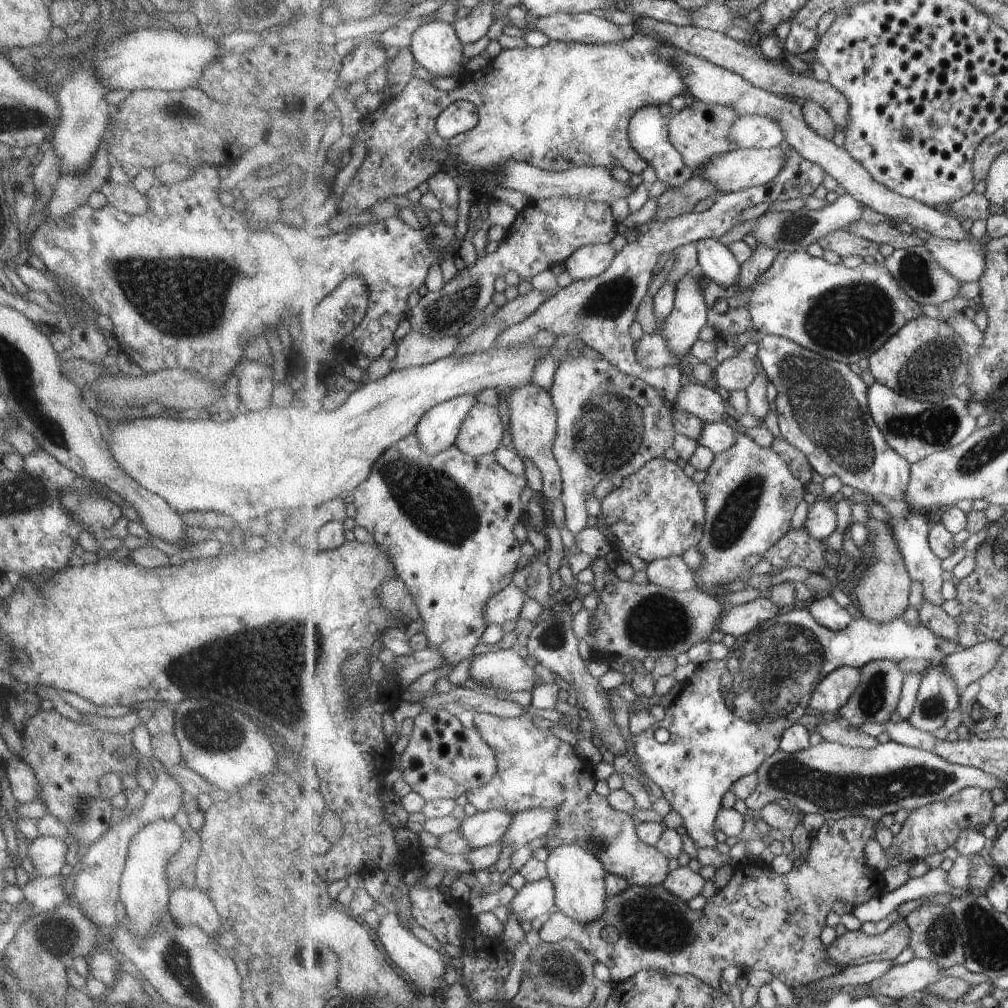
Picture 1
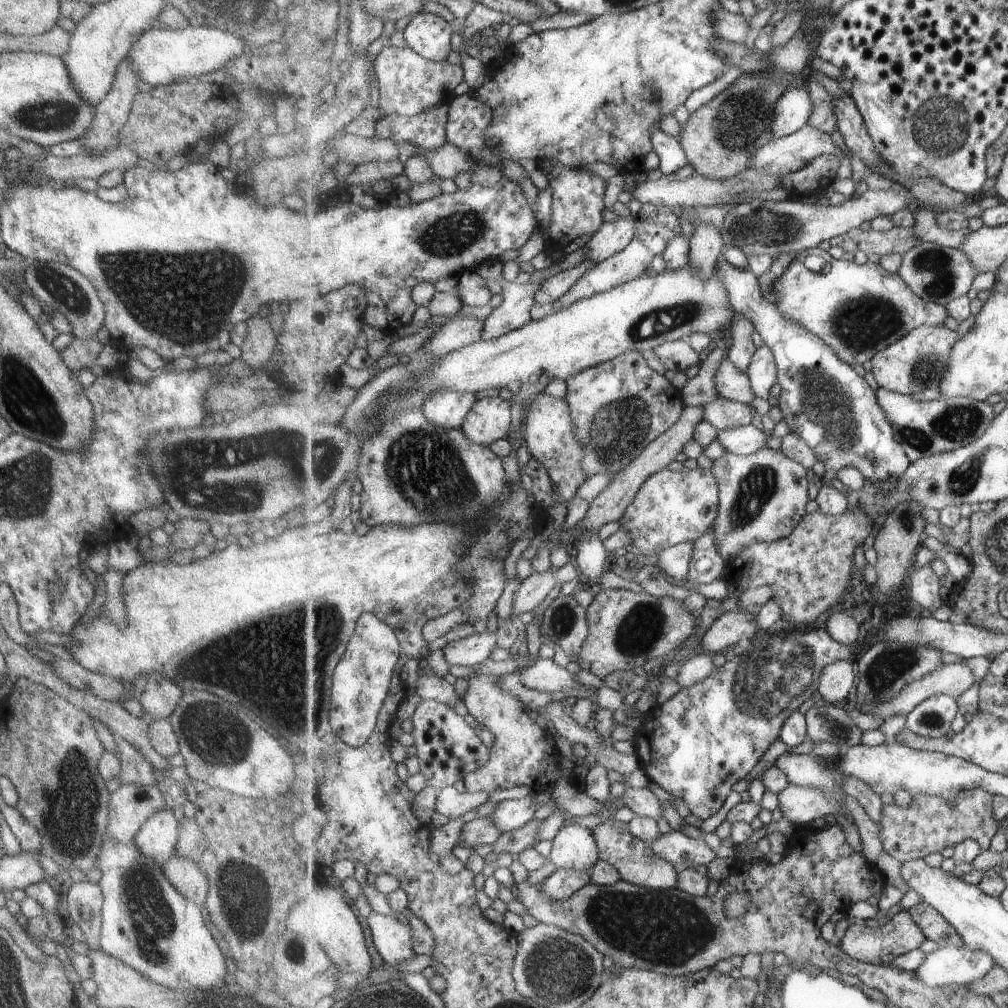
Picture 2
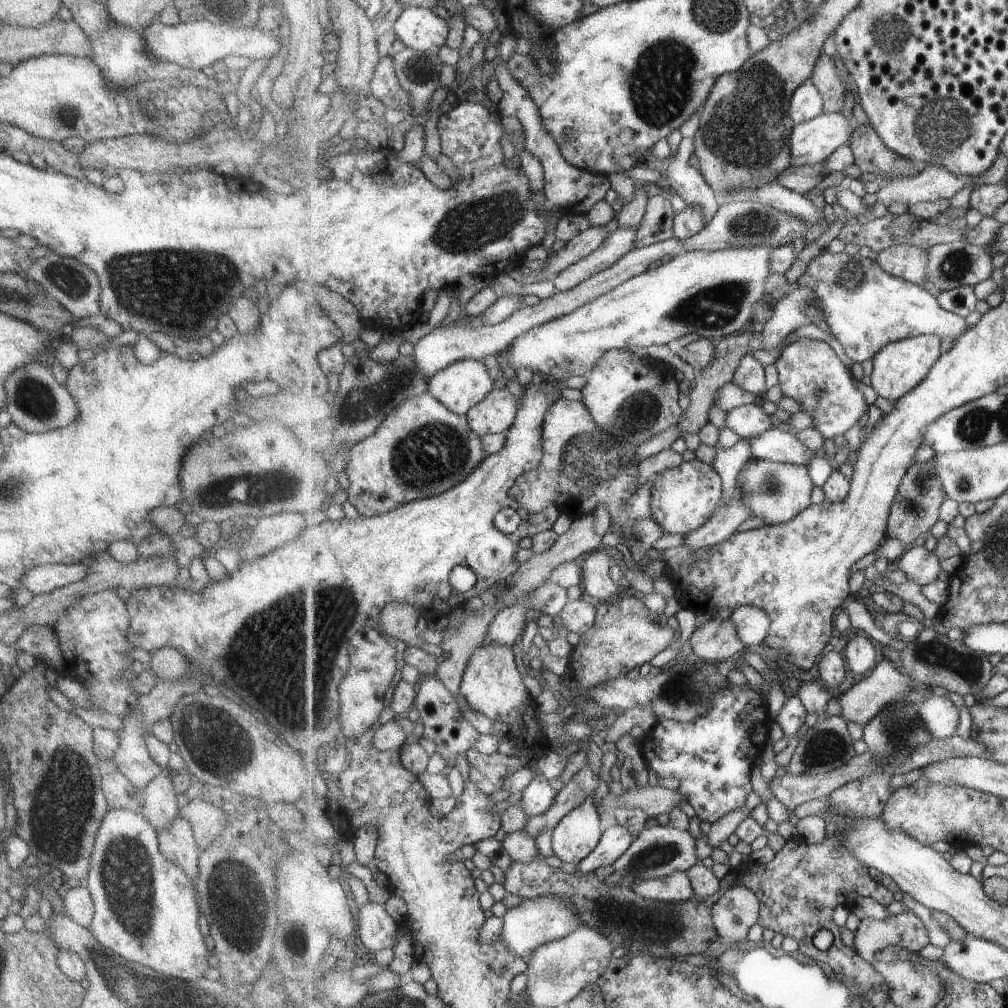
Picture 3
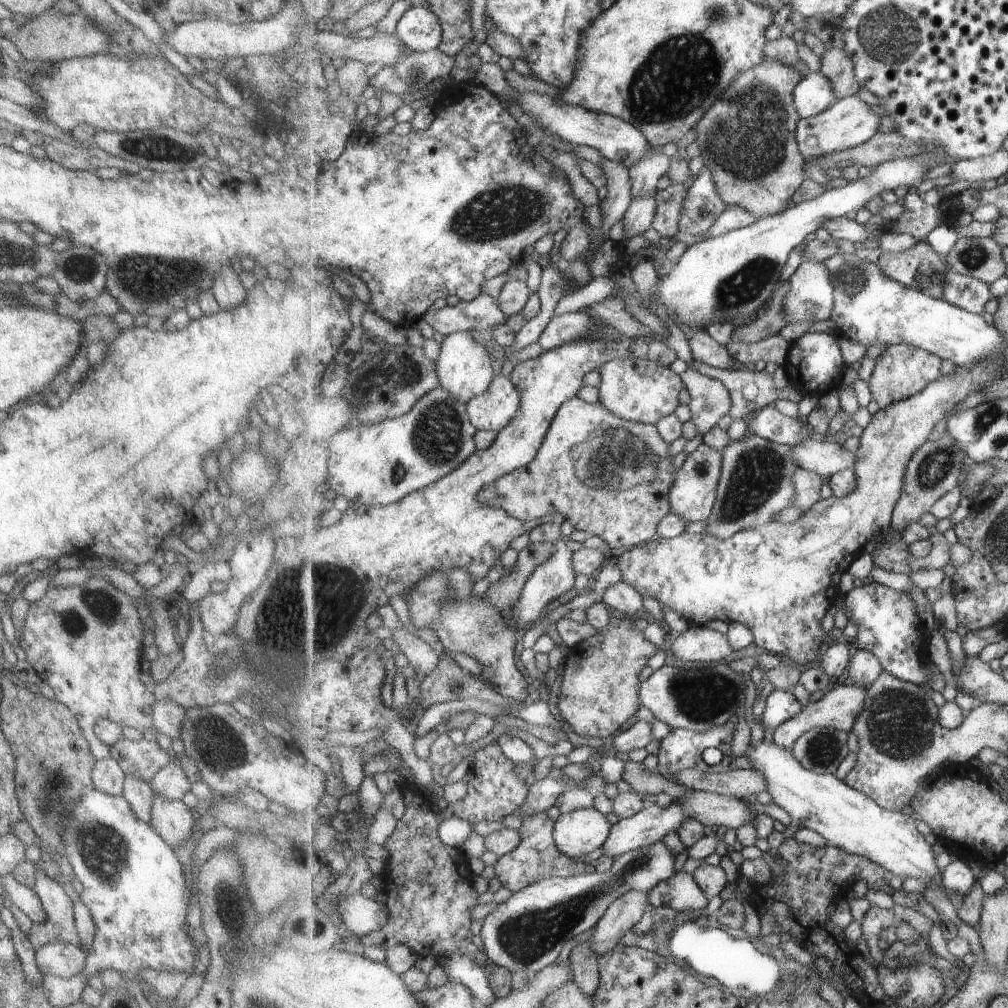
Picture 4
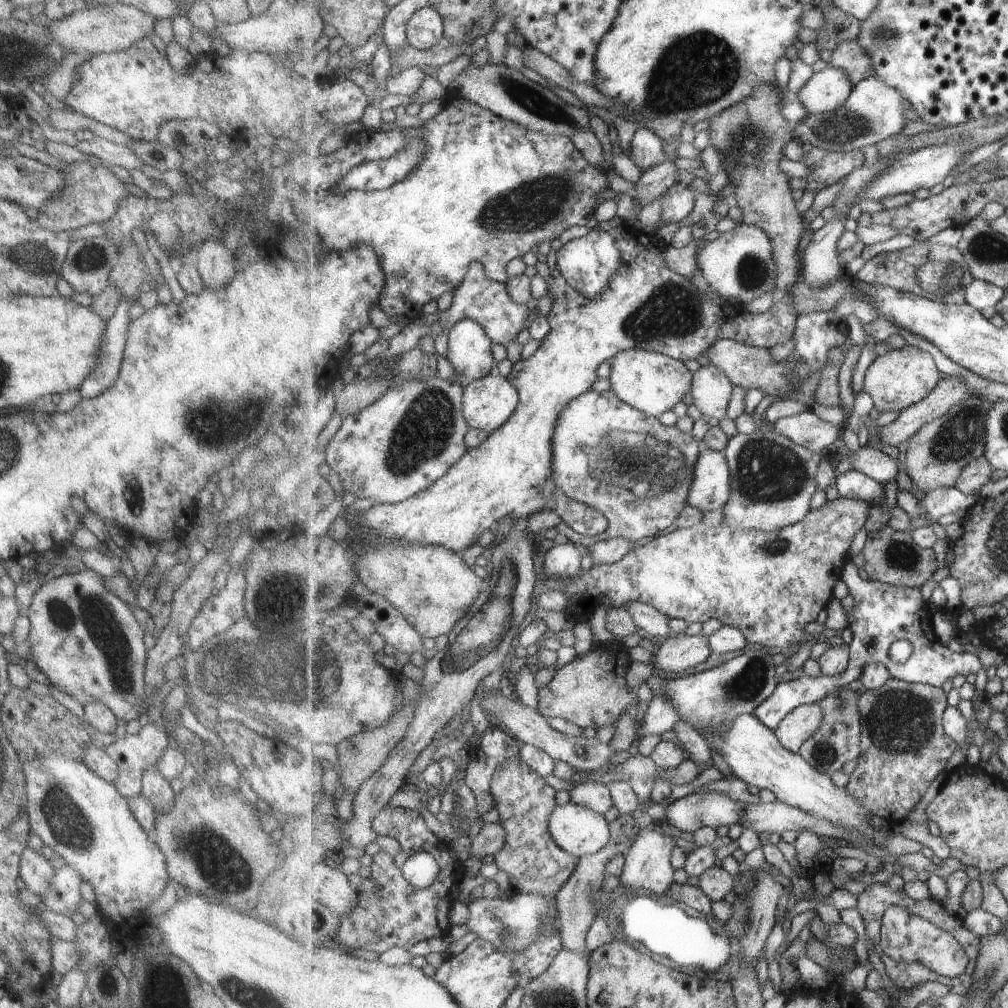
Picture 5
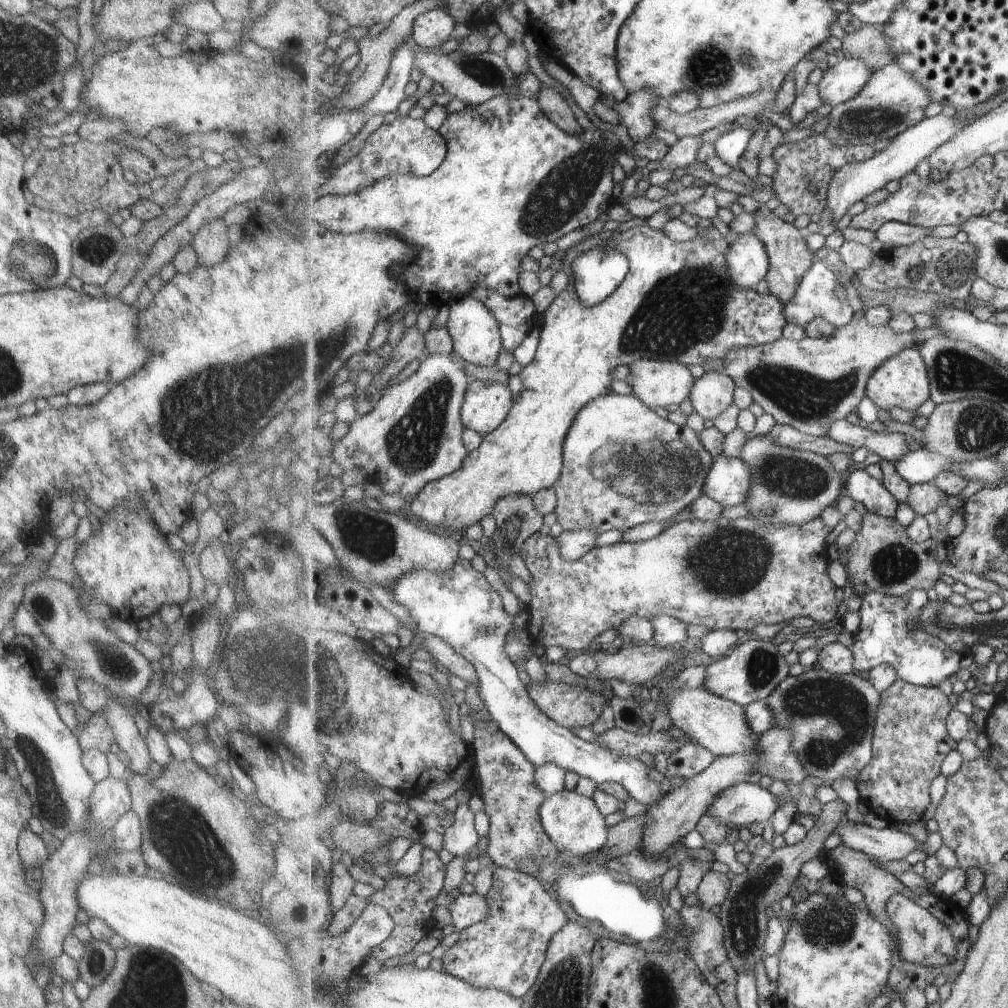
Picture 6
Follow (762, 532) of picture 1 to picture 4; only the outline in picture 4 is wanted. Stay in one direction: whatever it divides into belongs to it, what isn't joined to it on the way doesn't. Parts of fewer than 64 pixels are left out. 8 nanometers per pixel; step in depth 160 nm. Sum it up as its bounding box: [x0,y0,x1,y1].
[792,469,823,513]

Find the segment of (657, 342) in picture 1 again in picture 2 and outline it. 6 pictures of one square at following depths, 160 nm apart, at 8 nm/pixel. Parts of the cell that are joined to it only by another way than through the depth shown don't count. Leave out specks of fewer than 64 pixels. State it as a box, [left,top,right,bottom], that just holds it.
[652,339,704,372]

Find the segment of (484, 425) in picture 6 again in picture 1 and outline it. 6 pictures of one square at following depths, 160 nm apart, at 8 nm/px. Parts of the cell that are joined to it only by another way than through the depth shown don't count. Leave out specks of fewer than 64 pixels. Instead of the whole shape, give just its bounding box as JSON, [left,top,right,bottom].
[456,403,505,457]

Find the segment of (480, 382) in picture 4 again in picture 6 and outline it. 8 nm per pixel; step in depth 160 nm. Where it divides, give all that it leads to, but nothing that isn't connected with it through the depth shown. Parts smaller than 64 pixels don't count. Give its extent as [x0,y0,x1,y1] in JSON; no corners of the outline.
[446,294,504,367]

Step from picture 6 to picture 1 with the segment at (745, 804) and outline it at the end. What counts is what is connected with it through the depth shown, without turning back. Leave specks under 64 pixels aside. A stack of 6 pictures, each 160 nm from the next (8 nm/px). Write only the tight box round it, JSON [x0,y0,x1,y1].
[509,877,558,922]

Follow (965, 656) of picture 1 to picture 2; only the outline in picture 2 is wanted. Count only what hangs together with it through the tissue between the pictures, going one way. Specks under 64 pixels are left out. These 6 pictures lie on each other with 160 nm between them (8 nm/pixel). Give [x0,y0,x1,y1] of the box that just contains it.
[857,663,977,719]

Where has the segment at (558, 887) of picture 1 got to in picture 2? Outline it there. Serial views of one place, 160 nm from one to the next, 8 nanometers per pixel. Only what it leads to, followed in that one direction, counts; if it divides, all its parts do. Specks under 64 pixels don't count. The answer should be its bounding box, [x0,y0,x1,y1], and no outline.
[547,824,602,871]

